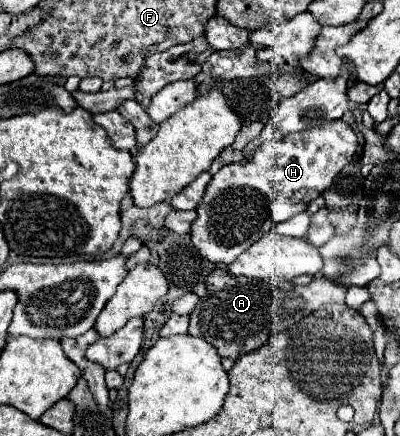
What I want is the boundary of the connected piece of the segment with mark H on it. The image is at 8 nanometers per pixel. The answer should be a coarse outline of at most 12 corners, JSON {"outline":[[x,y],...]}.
{"outline":[[343,119],[213,175],[191,227],[233,263],[353,159]]}

